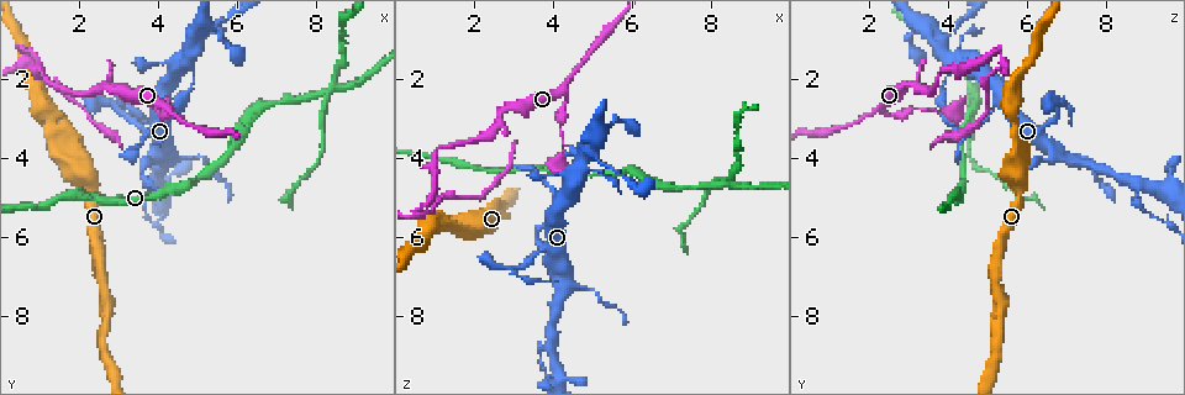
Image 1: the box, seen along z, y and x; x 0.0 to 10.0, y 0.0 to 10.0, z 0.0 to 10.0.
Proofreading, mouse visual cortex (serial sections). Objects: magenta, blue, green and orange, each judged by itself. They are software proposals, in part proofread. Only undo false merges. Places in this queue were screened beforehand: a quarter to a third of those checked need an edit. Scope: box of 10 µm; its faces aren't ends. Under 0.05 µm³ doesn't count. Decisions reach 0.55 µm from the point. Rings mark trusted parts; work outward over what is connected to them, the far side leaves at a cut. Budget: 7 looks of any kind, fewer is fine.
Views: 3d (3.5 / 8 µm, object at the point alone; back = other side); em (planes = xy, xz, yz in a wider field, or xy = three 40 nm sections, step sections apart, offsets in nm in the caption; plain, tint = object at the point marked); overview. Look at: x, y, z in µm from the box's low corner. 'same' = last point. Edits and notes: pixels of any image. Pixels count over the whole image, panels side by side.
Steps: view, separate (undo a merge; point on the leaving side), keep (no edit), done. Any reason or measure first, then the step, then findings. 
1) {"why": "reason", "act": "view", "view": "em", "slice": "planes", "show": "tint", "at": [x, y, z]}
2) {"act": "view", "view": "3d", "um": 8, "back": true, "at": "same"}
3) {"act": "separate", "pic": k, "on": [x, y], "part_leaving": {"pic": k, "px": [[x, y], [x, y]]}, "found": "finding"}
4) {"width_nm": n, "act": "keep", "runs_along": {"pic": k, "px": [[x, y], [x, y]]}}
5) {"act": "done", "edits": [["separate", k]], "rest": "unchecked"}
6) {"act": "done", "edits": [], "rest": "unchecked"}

{"why": "sharp bend", "act": "view", "view": "3d", "um": 3.5, "back": true, "at": [4.75, 1.60, 4.15]}

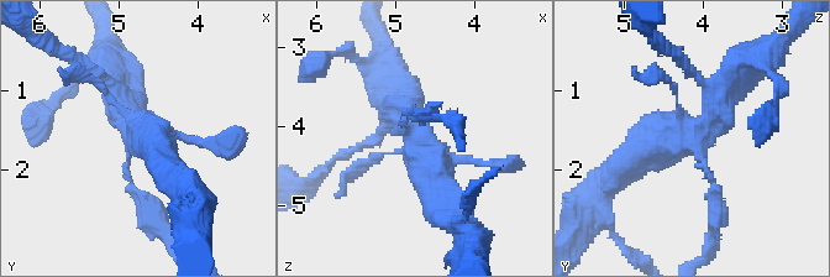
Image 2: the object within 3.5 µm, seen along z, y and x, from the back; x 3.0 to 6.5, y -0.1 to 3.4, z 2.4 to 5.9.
{"act": "view", "view": "em", "slice": "xy", "step": 3, "show": "tint", "at": [4.75, 1.55, 4.10]}

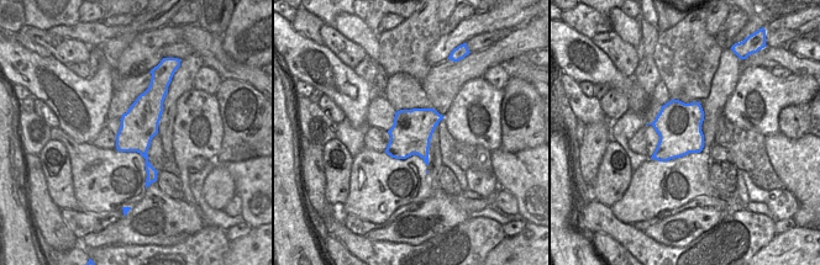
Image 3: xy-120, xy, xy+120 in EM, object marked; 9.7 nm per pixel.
{"act": "keep", "runs_along": {"pic": 3, "px": [[157, 84], [143, 116], [150, 179]]}, "found": "one cell here"}

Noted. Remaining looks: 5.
{"why": "three arms meet", "act": "view", "view": "3d", "um": 3.5, "at": [1.25, 3.20, 5.70]}

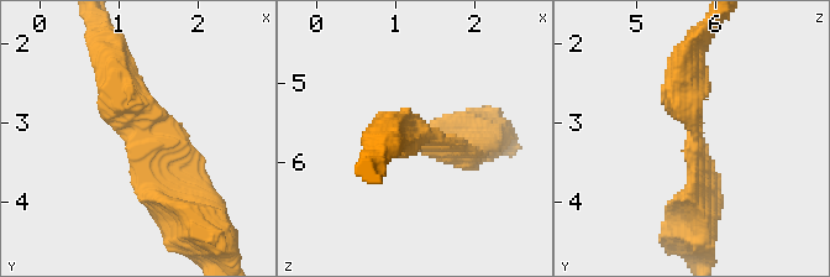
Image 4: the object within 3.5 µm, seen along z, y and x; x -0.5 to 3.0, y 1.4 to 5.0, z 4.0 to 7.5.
{"arms": 3, "arm_widths_nm": [250, 250, 400], "act": "view", "view": "em", "slice": "planes", "show": "tint", "at": [1.30, 3.25, 5.70]}

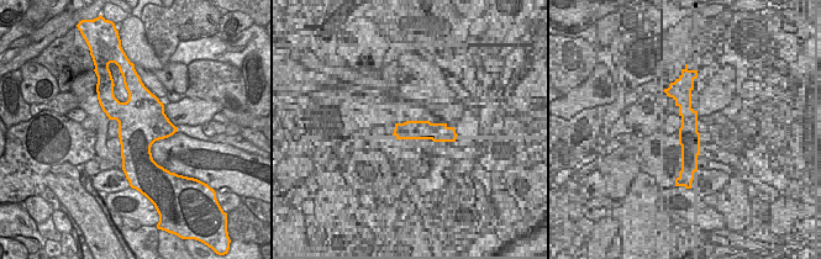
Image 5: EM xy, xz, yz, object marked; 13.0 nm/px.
{"why": "another direction", "act": "view", "view": "em", "slice": "xy", "step": 1, "show": "tint", "at": "same"}

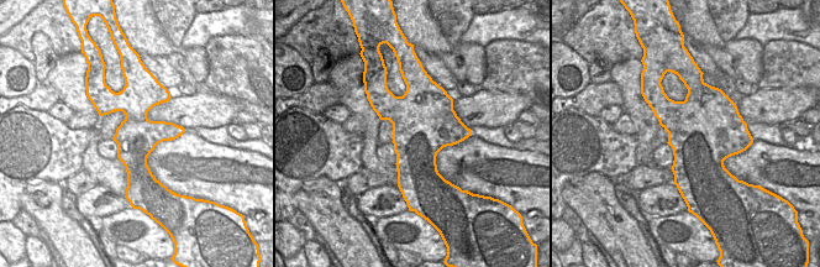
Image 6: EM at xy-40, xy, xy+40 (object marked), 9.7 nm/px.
{"act": "keep", "runs_along": {"pic": 4, "px": [[185, 209], [143, 152], [121, 66]]}, "found": "all the same cell"}

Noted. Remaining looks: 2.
{"why": "sharp bend", "act": "view", "view": "3d", "um": 3.5, "back": true, "at": [4.35, 4.05, 7.20]}

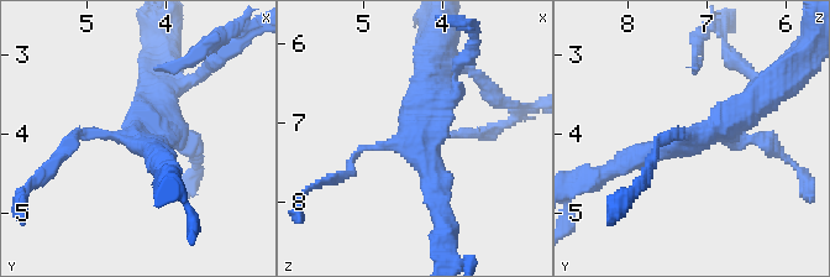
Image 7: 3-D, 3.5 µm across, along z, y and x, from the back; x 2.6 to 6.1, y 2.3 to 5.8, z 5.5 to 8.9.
{"why": "need the tissue", "act": "view", "view": "em", "slice": "xy", "step": 5, "show": "tint", "at": [4.35, 4.10, 7.10]}

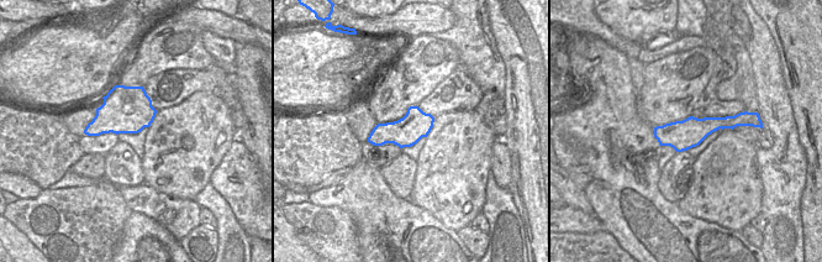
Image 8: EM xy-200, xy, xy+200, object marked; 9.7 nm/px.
{"act": "keep", "runs_along": {"pic": 7, "px": [[760, 100], [702, 139], [626, 161]]}, "found": "all the same cell"}

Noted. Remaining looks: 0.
{"act": "done", "edits": [], "rest": "unchecked"}

